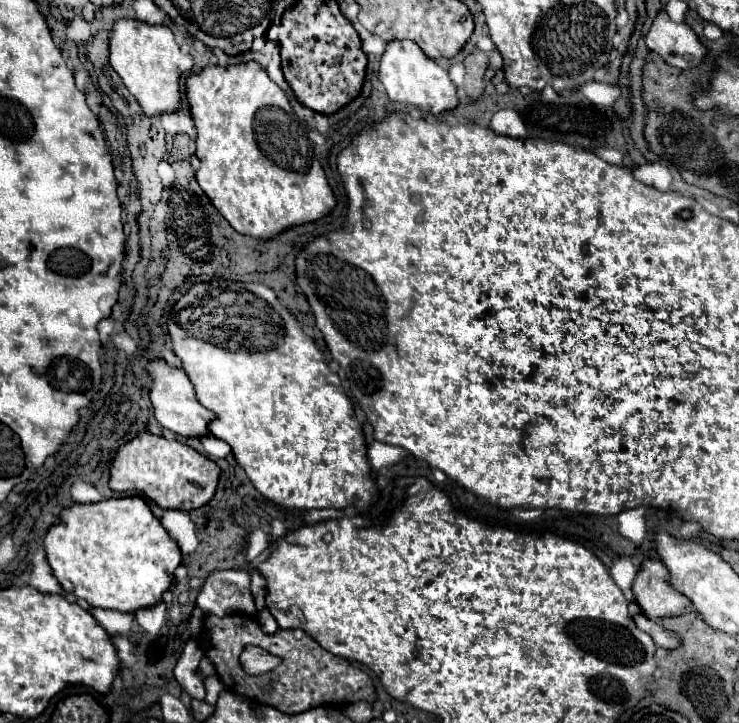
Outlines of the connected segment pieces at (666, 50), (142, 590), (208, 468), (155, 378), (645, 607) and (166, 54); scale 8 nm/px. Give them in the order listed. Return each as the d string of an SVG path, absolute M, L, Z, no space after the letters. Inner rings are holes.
M665 10L655 16L645 36L645 44L651 52L677 68L693 68L705 56L705 46L699 42L691 26L673 22Z
M141 496L109 498L95 504L73 504L69 508L63 508L59 522L47 530L43 548L53 576L61 584L63 592L85 600L89 606L119 612L135 612L139 608L161 602L161 594L173 582L173 570L181 562L179 546L163 530L161 522L151 514L149 504Z
M139 432L117 450L111 462L109 488L115 492L137 492L165 510L195 510L213 498L219 472L221 470L213 460L187 444L179 440L165 440L151 432Z
M157 358L157 360L149 360L147 364L147 374L151 378L151 388L149 388L149 398L151 398L151 404L155 408L155 418L157 422L179 434L179 436L205 436L207 434L207 424L215 418L215 414L207 408L203 408L197 398L195 398L195 390L193 390L193 384L189 382L187 374L171 364L167 364L165 360Z
M645 560L633 580L633 596L643 614L651 620L665 616L679 616L689 606L683 594L671 590L667 584L667 568L661 560Z
M119 18L109 38L109 64L137 98L143 112L155 116L179 108L179 78L191 70L193 58L179 50L169 26L147 24L137 18Z

